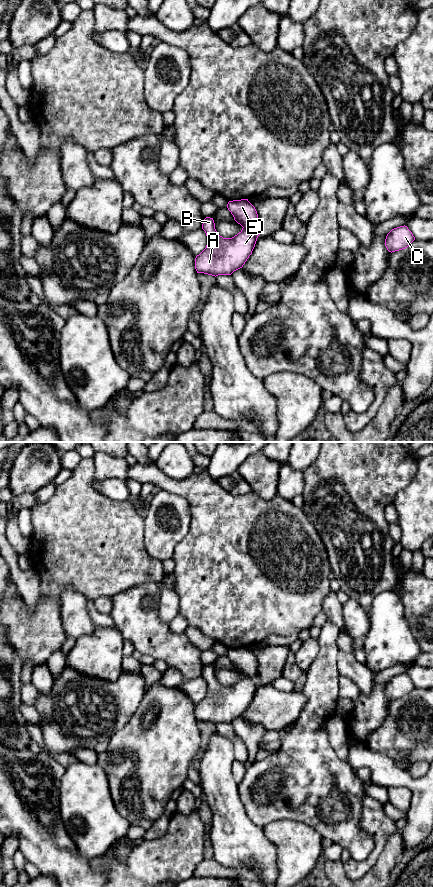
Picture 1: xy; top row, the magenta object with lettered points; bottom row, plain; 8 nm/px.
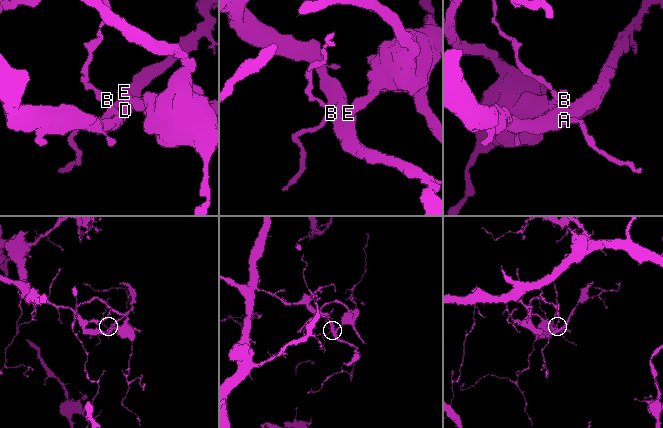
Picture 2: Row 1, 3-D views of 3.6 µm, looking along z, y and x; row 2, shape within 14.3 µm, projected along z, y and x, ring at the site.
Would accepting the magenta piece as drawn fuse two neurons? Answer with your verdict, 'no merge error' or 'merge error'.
merge error

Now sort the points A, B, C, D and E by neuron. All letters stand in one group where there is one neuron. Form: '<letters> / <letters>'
A B D / C E

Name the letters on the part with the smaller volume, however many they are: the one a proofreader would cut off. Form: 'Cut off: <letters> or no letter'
Cut off: C, E

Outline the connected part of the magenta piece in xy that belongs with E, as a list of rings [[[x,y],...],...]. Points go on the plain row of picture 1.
[[[248,647],[229,649],[227,656],[238,672],[243,676],[249,677],[257,684],[260,683],[260,677],[257,674],[258,662],[255,655],[248,649]]]

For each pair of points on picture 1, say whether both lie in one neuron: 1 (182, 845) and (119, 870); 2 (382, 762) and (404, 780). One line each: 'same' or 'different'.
1: same
2: same

